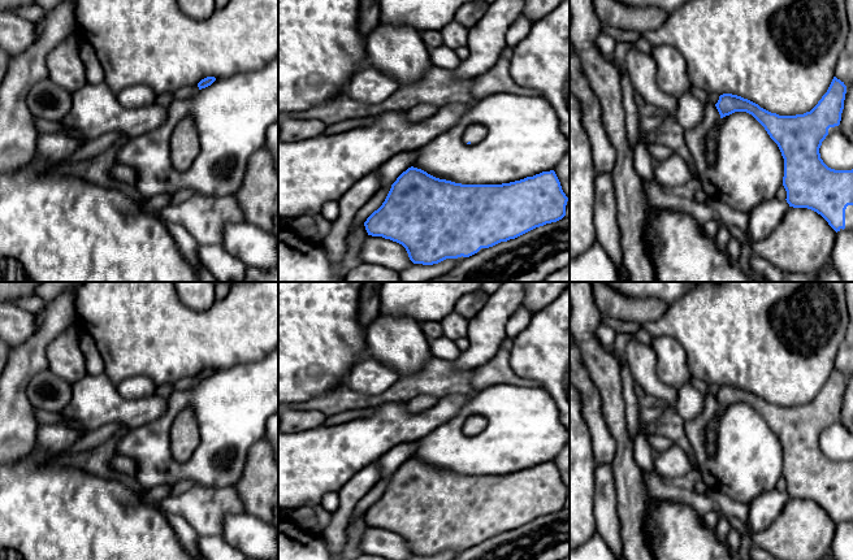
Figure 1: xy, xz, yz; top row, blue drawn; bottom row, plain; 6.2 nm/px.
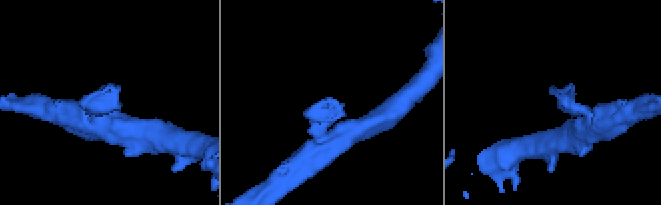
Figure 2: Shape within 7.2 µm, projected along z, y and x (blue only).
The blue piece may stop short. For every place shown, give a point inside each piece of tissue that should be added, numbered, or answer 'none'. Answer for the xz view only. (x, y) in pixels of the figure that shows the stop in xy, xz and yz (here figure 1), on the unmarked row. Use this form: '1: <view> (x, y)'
1: xz (475, 424)

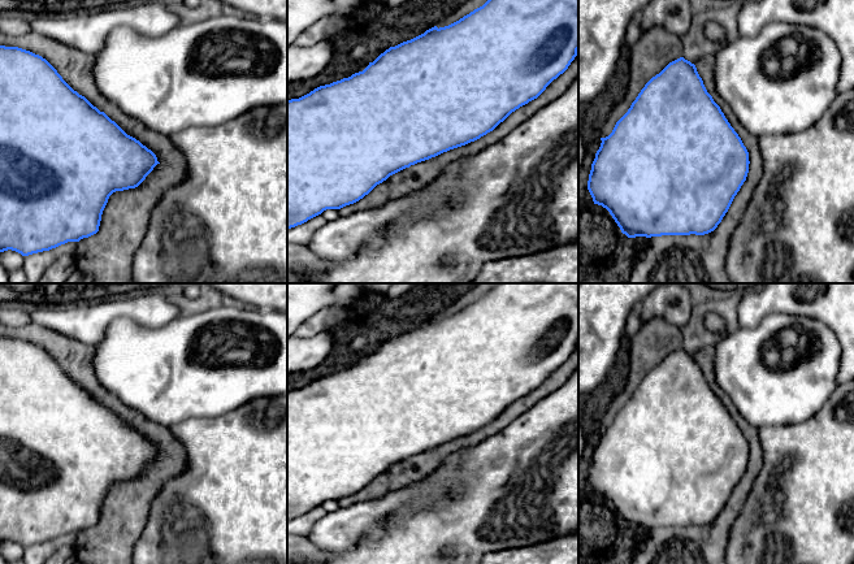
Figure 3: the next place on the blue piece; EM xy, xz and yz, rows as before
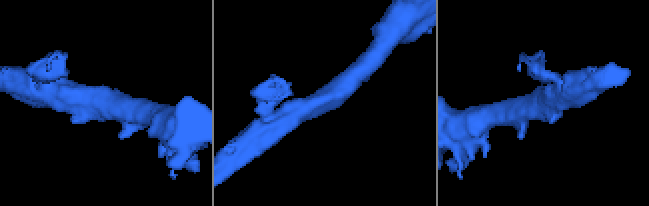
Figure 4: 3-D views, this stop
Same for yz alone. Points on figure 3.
none

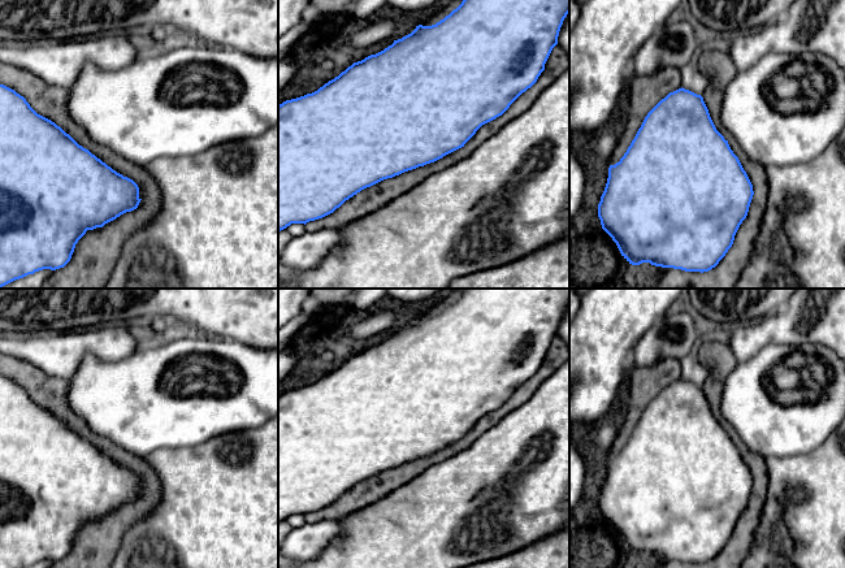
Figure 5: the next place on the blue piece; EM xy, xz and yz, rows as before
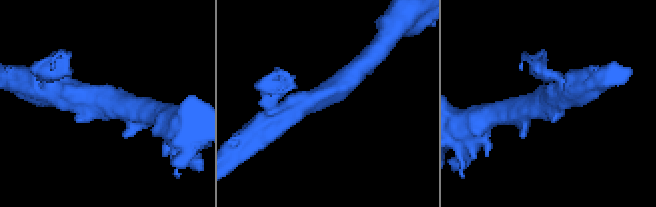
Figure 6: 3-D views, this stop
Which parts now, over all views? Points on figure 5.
none

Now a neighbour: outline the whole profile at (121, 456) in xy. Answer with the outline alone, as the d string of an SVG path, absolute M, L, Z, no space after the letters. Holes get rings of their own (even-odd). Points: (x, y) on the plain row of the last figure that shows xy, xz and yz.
M0 354L0 376L23 387L40 407L51 411L79 437L139 478L140 494L103 519L87 521L75 536L70 552L49 568L110 568L122 537L139 519L152 512L162 498L161 484L146 456L136 456L90 430L68 407L68 380L49 377L29 361Z

